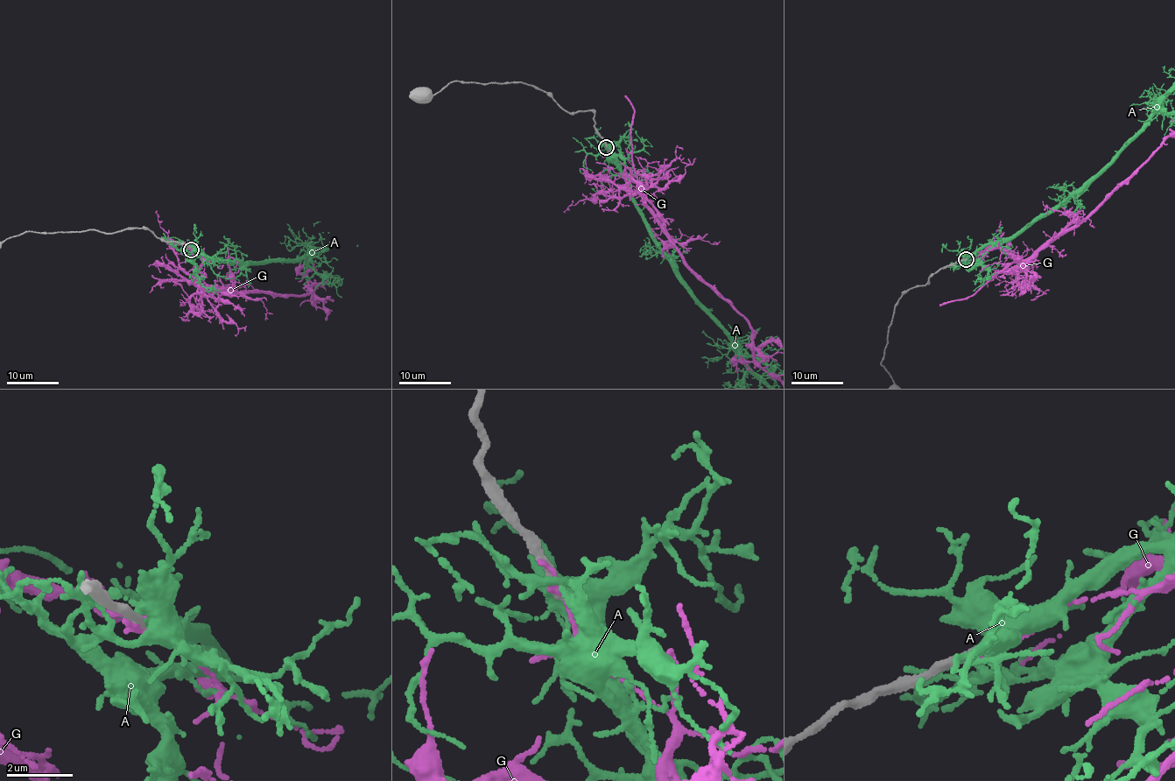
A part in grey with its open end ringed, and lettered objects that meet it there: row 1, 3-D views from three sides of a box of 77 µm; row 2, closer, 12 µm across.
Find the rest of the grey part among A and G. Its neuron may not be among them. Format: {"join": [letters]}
{"join": []}

